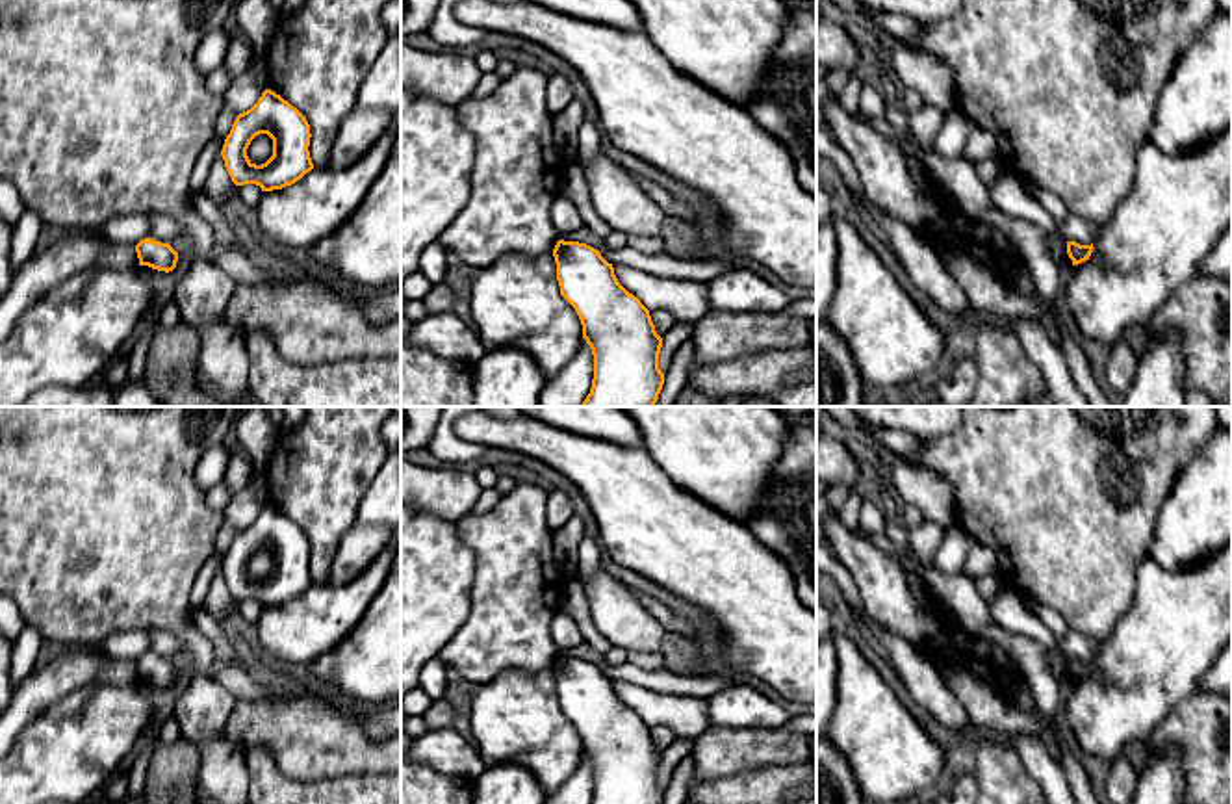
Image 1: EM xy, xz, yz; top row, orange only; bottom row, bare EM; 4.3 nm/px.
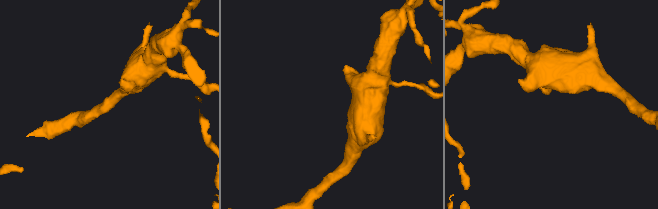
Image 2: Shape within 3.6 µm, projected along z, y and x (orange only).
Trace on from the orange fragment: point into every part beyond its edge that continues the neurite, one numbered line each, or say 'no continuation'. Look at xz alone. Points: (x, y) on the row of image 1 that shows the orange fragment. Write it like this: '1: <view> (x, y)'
no continuation

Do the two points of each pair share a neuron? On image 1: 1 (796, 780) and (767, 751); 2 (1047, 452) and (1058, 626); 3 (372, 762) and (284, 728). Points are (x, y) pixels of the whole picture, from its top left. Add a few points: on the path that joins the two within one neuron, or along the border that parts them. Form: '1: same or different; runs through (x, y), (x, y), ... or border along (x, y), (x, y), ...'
1: different; border along (796, 762), (743, 769), (739, 773)
2: different; border along (1038, 602), (1052, 608), (1071, 628)
3: same; runs through (349, 751), (333, 741), (312, 739), (307, 734)

